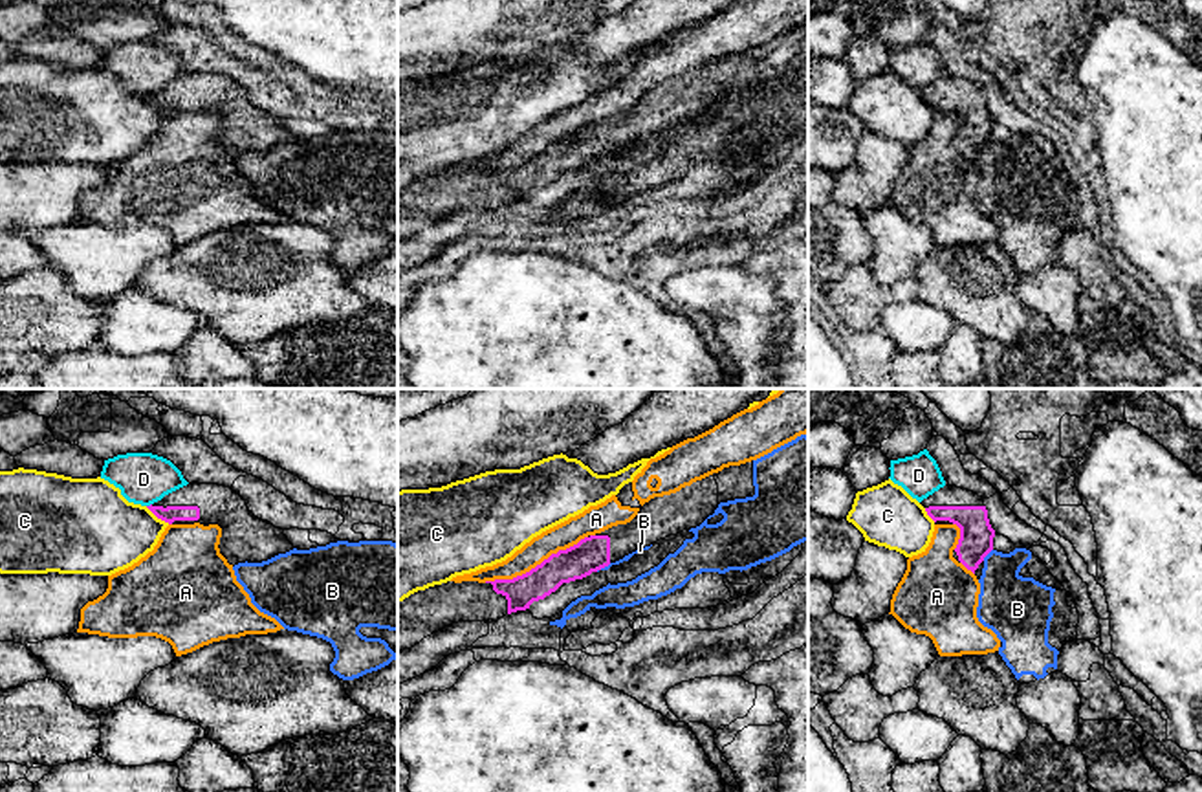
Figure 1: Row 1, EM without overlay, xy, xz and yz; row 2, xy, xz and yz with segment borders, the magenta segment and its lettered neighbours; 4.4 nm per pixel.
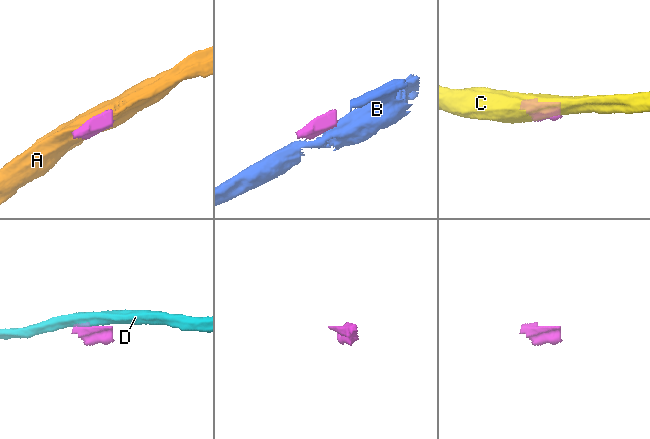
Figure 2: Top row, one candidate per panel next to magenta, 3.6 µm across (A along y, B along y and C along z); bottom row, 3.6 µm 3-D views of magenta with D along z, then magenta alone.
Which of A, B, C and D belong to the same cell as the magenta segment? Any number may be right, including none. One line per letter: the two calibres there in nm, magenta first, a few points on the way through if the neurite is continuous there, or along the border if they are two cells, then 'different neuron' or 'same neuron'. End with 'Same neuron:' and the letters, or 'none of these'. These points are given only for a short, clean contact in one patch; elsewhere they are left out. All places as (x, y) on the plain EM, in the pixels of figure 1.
A: calibres 160 and 120 nm; different neuron
B: calibres 150 and 280 nm; border yz (992, 138), (983, 149); different neuron
C: calibres 70 and 360 nm; different neuron
D: calibres 70 and 220 nm; different neuron
Same neuron: none of these

